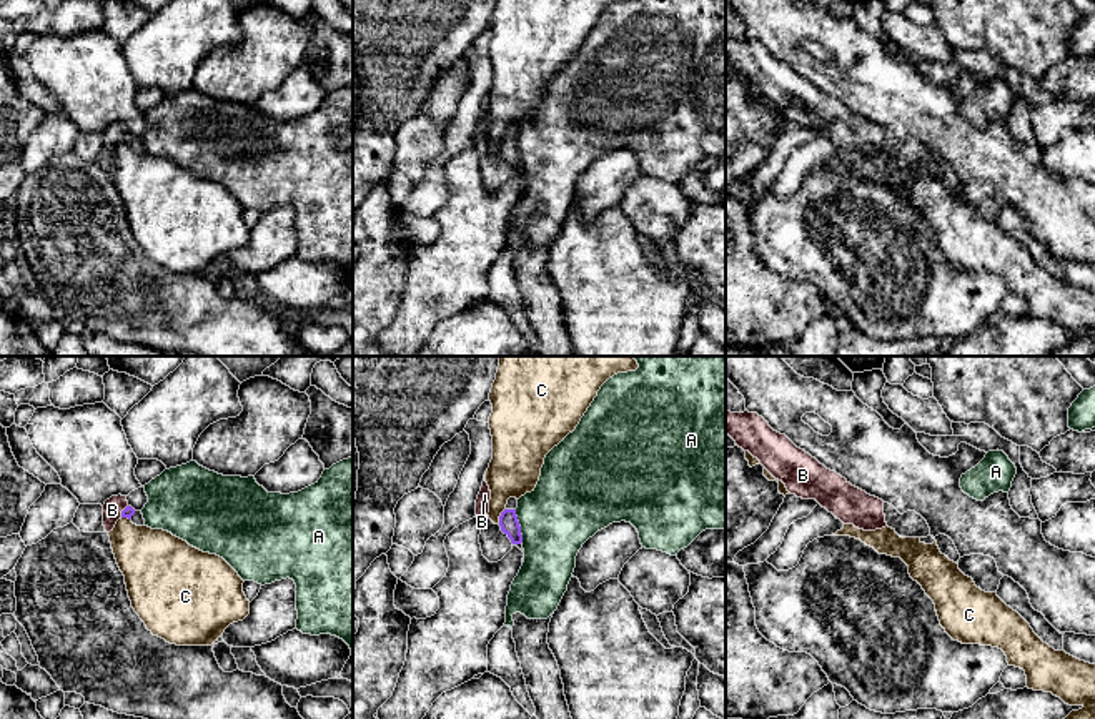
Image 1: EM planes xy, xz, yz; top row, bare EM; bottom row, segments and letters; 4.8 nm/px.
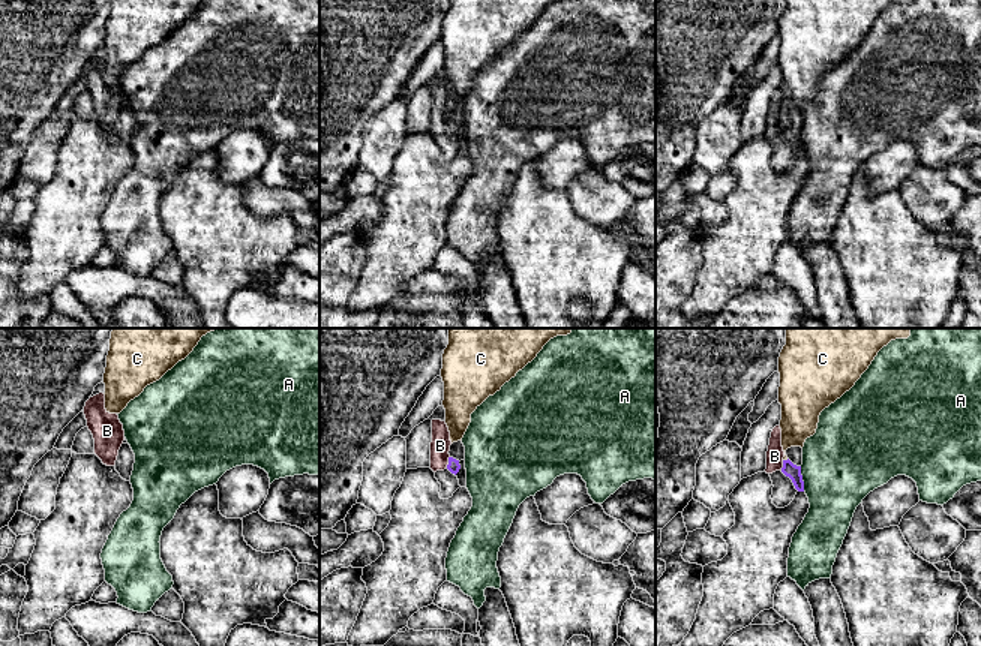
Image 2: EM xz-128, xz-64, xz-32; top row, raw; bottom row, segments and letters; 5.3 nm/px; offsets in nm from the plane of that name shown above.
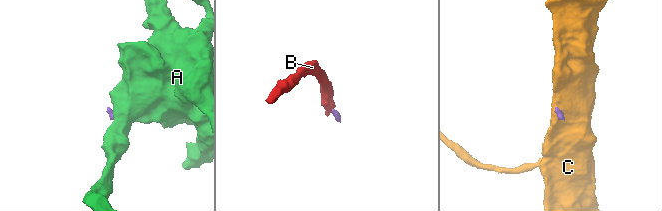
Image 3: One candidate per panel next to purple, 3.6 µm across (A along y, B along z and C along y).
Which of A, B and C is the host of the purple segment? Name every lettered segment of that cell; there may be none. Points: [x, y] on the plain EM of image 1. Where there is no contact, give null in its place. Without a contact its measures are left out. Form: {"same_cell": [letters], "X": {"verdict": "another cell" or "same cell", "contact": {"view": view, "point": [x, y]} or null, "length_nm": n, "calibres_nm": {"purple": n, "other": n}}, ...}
{"same_cell": ["B"], "A": {"verdict": "another cell", "contact": {"view": "xz", "point": [520, 153]}, "length_nm": 170, "calibres_nm": {"purple": 90, "other": 360}}, "B": {"verdict": "same cell", "contact": {"view": "xy", "point": [122, 138]}, "length_nm": 70, "calibres_nm": {"purple": 60, "other": 100}}, "C": {"verdict": "another cell", "contact": {"view": "xz", "point": [500, 143]}, "length_nm": 90, "calibres_nm": {"purple": 90, "other": 240}}}

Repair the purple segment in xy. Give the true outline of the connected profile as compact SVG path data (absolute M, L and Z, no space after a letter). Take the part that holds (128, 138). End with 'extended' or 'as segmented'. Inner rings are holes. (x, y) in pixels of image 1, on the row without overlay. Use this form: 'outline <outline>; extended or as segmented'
outline M121 121L111 123L103 131L105 158L107 160L113 158L118 146L121 145L131 146L133 141L135 141L135 136L128 131L126 123L121 123Z; extended

